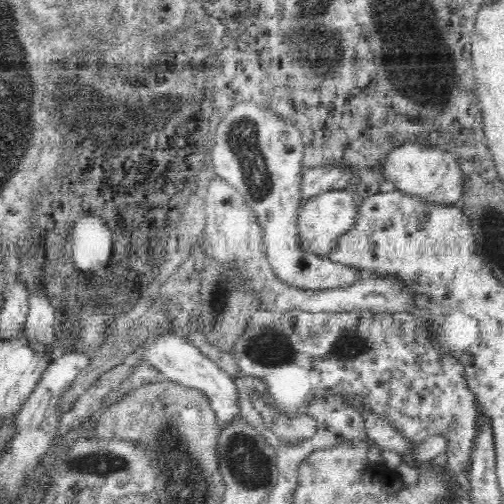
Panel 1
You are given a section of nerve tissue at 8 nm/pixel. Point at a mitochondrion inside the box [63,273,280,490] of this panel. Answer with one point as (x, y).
(102, 464)

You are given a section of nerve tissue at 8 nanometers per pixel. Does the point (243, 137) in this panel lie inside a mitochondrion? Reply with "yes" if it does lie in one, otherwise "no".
yes

